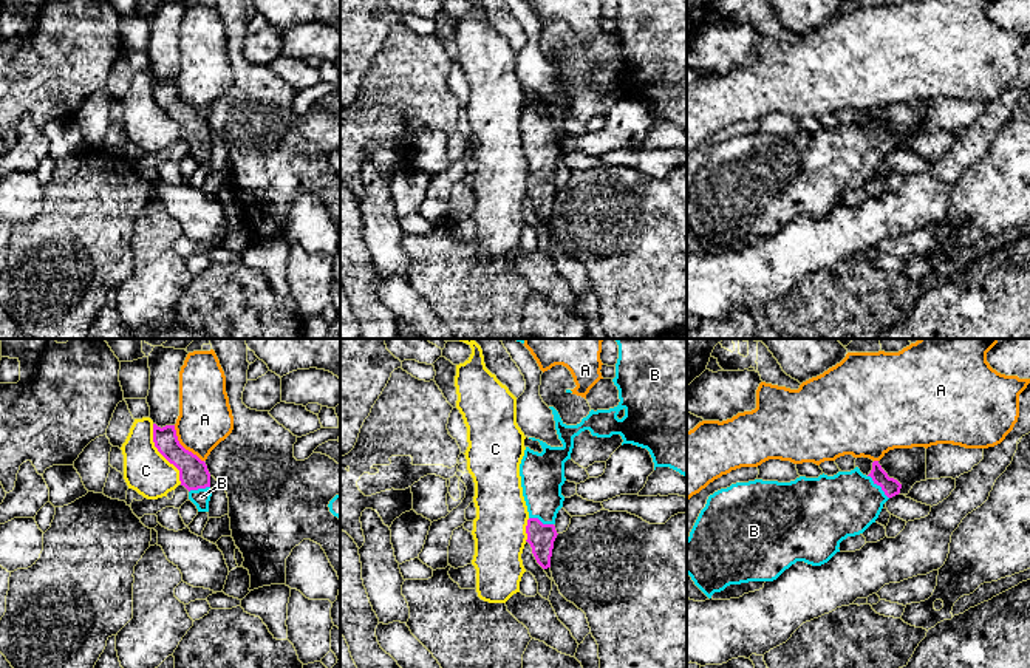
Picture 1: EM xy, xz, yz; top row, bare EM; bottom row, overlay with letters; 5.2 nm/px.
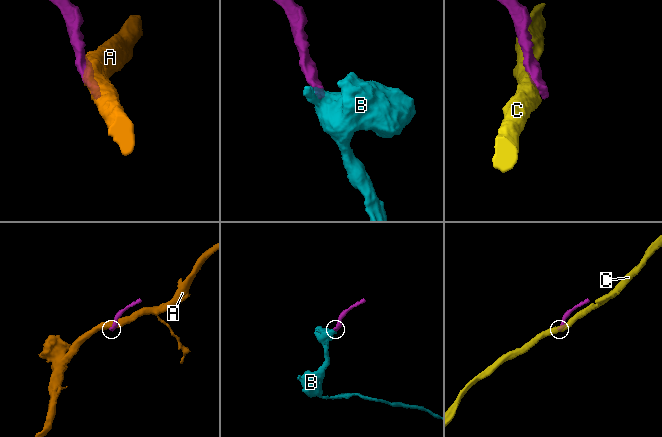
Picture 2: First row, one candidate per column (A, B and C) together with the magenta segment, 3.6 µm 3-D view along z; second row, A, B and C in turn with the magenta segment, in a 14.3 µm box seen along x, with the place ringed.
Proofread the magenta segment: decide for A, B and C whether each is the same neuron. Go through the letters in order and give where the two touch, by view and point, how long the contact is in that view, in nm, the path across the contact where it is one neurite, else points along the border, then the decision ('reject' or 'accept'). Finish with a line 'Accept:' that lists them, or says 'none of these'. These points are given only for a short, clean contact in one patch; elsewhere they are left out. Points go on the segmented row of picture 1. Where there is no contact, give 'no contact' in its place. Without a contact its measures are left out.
A: contact xy (181, 446); length 240 nm; reject
B: contact yz (880, 486); length 170 nm; way yz (891, 487), (880, 486), (845, 504); accept
C: contact xy (161, 453); length 340 nm; reject
Accept: B

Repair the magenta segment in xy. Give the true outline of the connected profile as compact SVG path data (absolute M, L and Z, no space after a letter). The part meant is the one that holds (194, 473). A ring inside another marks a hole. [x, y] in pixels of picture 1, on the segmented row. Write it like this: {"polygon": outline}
{"polygon": "M153 424L153 442L158 452L179 470L181 486L189 490L189 499L198 512L209 512L212 489L206 462L179 444L175 425L161 428Z"}

